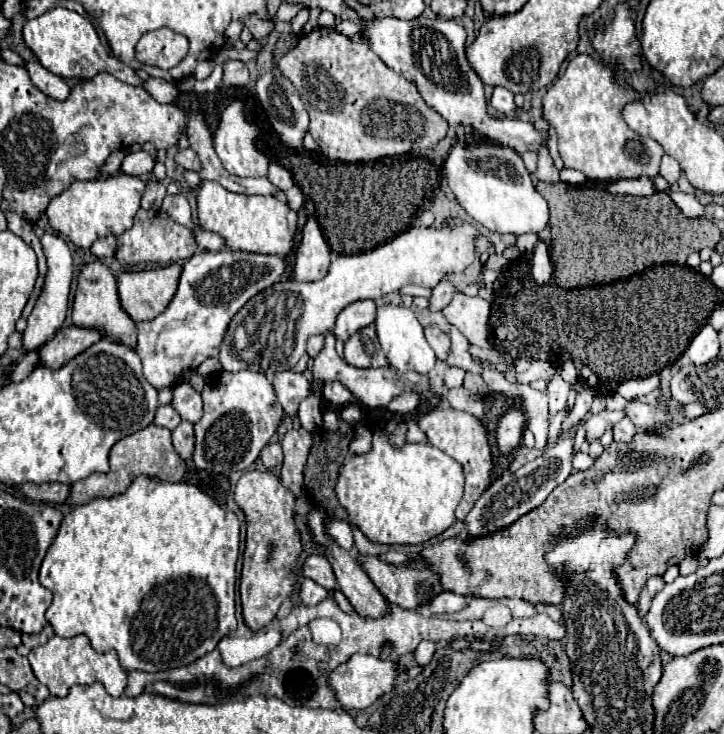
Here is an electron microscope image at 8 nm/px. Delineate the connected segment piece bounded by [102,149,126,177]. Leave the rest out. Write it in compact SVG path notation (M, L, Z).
M124 149L114 151L114 153L108 157L108 163L104 165L104 175L102 175L102 177L108 177L108 175L112 175L114 171L118 171L120 165L122 165L122 161L124 161L124 157L126 157L126 151L124 151Z

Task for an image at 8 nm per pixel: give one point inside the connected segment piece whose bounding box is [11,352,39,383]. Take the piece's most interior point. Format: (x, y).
(30, 361)

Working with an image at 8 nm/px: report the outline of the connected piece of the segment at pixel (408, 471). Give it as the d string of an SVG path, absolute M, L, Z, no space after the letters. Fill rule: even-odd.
M376 431L372 449L368 453L348 453L344 457L336 483L336 495L340 505L348 511L350 523L370 541L384 545L418 545L440 535L454 523L456 505L464 495L464 475L460 463L456 463L444 451L428 443L406 443L402 447L394 447L388 443L388 435L384 431Z

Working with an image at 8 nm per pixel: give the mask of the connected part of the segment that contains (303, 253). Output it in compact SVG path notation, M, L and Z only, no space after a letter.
M314 217L302 229L302 241L296 251L294 279L296 281L318 281L328 273L331 248L324 241Z

